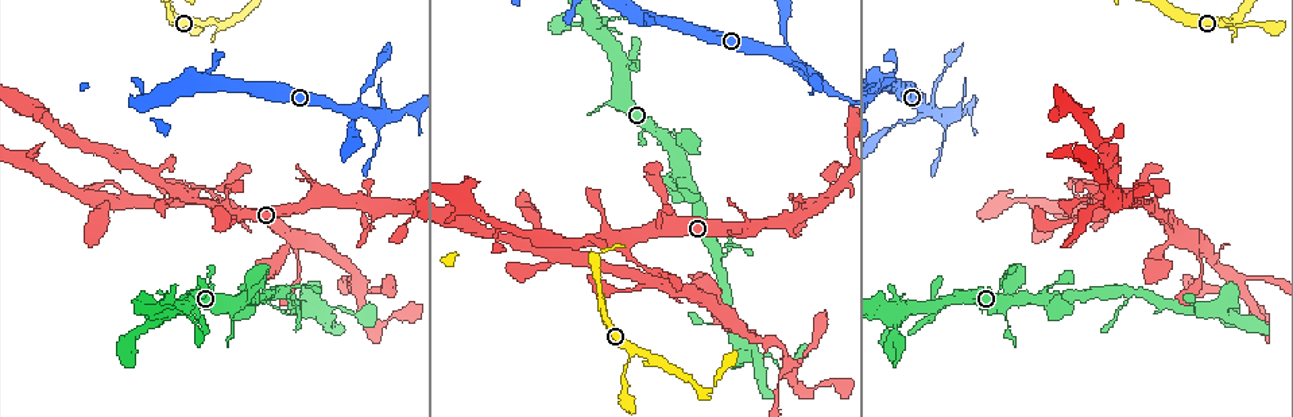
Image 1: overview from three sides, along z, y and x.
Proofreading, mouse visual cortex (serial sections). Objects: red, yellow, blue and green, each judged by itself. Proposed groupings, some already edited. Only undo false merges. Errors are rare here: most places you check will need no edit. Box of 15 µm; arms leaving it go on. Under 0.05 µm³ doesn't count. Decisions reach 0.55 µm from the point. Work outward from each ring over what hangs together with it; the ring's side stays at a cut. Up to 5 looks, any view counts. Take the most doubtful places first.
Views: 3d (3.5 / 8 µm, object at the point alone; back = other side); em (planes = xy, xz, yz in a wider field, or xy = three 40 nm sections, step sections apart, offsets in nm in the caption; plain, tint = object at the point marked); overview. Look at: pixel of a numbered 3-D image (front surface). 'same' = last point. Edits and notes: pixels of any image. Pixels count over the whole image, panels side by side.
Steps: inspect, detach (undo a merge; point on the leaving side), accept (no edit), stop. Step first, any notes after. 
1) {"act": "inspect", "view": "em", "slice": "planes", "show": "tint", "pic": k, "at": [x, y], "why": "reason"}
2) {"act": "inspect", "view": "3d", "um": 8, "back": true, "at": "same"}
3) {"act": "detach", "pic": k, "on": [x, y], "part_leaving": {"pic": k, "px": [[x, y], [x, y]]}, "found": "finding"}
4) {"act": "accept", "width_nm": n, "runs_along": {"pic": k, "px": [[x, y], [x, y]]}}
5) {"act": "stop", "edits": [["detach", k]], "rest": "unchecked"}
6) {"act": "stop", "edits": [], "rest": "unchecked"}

{"act": "inspect", "view": "em", "slice": "xy", "step": 5, "show": "tint", "pic": 1, "at": [781, 54], "why": "four-way junction"}

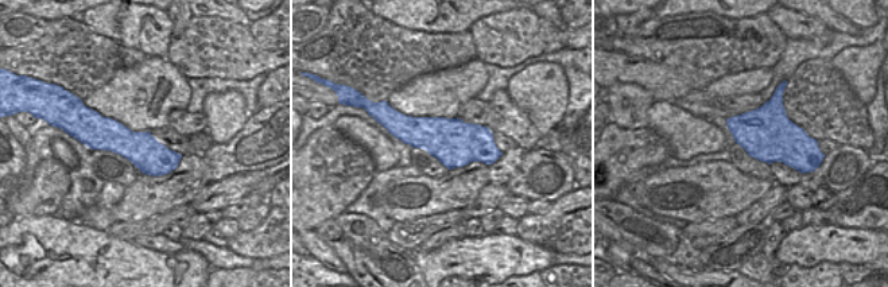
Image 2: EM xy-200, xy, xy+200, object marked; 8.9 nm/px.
{"act": "inspect", "view": "3d", "um": 3.5, "at": "same", "why": "see where the arms go"}

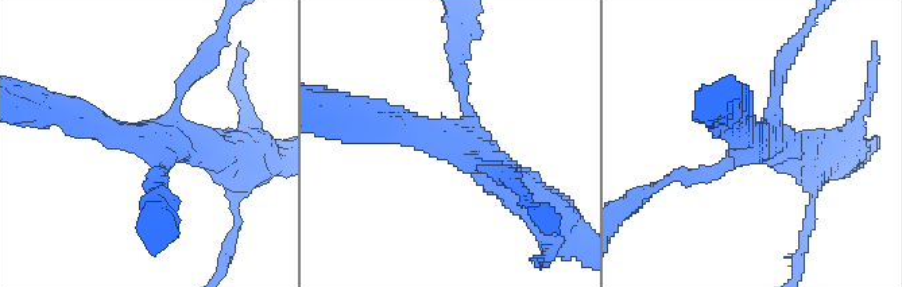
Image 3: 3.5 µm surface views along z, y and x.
{"act": "accept", "arms": 4, "runs_along": {"pic": 2, "px": [[86, 135], [177, 156]]}, "found": "one cell here"}

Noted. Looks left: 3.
{"act": "inspect", "view": "3d", "um": 3.5, "back": true, "pic": 1, "at": [624, 388], "why": "thick turns thin"}

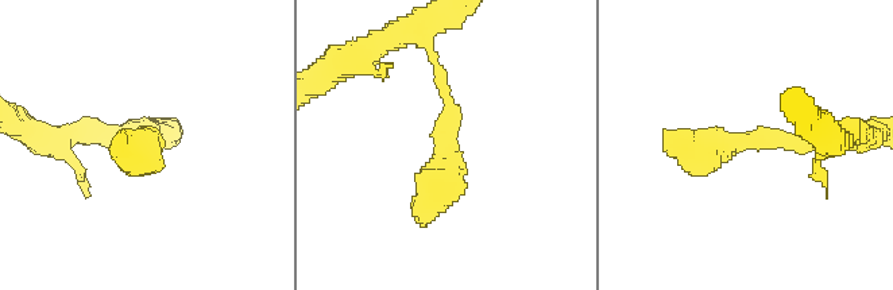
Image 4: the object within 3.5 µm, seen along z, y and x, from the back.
{"act": "inspect", "view": "em", "slice": "xy", "step": 5, "show": "tint", "pic": 4, "at": [445, 137], "arm_widths_nm": [150, 400]}

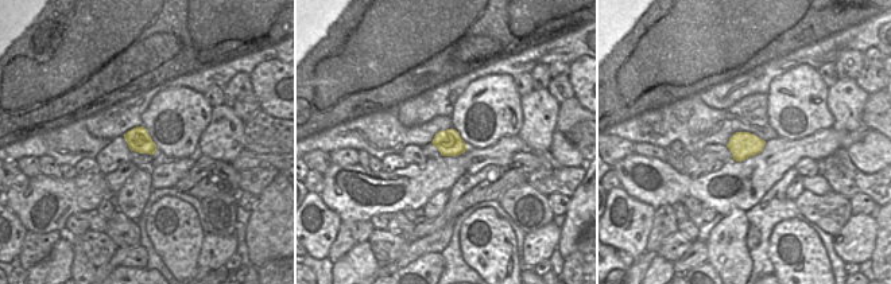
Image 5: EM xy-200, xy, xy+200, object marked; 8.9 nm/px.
{"act": "accept", "runs_along": {"pic": 4, "px": [[432, 53], [448, 101], [448, 166], [424, 212]]}, "found": "one cell here"}

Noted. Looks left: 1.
{"act": "stop", "edits": [], "rest": "unchecked"}

